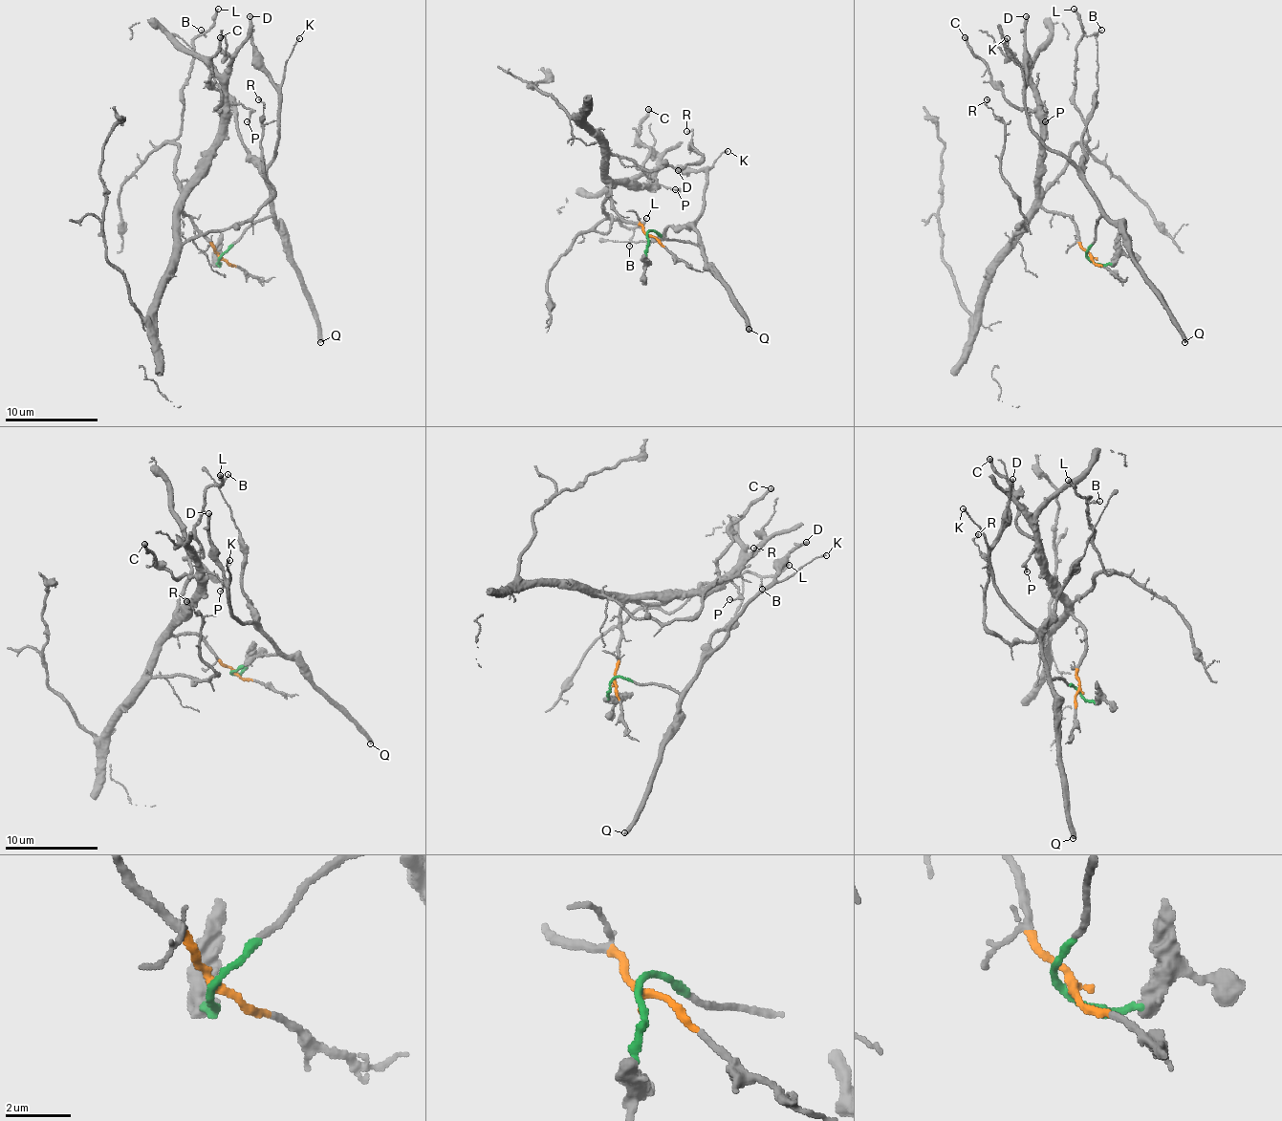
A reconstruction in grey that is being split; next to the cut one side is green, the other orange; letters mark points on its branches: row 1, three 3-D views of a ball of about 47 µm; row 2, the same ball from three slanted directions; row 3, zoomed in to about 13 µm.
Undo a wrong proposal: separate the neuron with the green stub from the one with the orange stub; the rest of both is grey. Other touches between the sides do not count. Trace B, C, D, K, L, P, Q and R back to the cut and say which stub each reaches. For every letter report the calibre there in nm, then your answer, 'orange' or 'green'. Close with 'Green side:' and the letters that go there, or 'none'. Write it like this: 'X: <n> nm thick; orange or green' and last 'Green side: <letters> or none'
B: 150 nm thick; orange
C: 240 nm thick; orange
D: 240 nm thick; green
K: 120 nm thick; green
L: 200 nm thick; orange
P: 110 nm thick; orange
Q: 360 nm thick; green
R: 140 nm thick; orange
Green side: D, K, Q

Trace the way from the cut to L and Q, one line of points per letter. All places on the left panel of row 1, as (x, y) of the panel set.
L: (218, 259), (211, 241), (182, 204), (177, 152), (167, 143), (179, 134), (193, 41), (211, 25), (218, 9)
Q: (218, 259), (258, 222), (271, 217), (286, 236), (291, 261), (315, 314), (320, 342)

